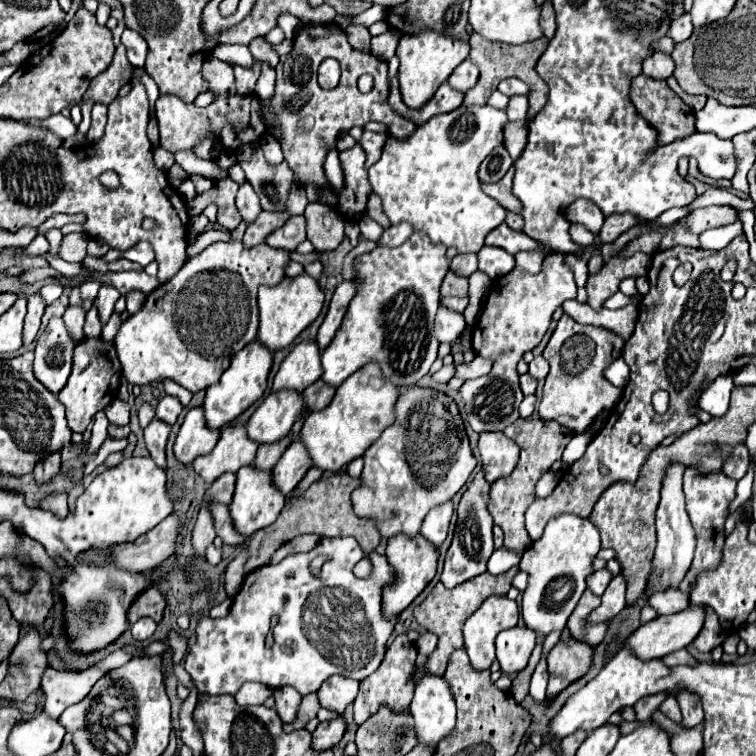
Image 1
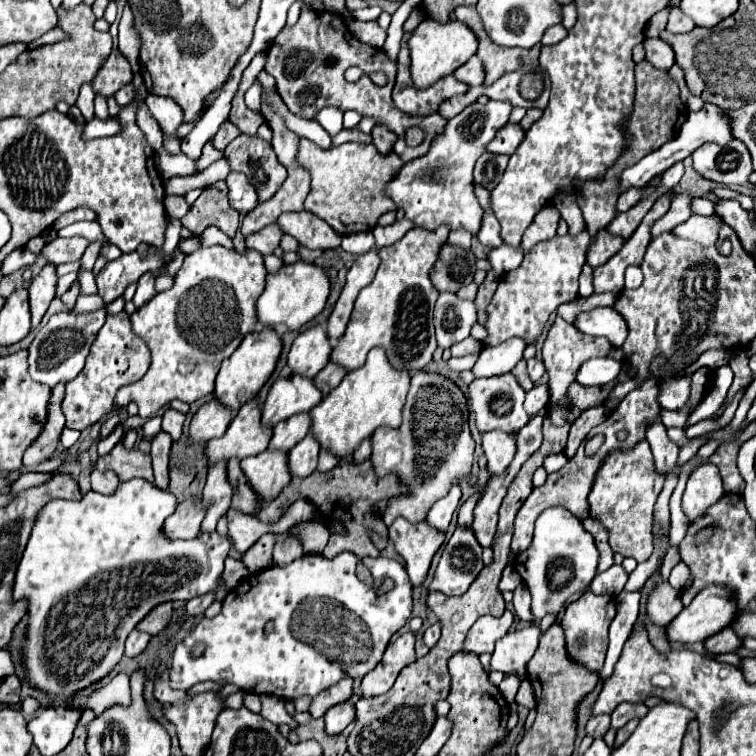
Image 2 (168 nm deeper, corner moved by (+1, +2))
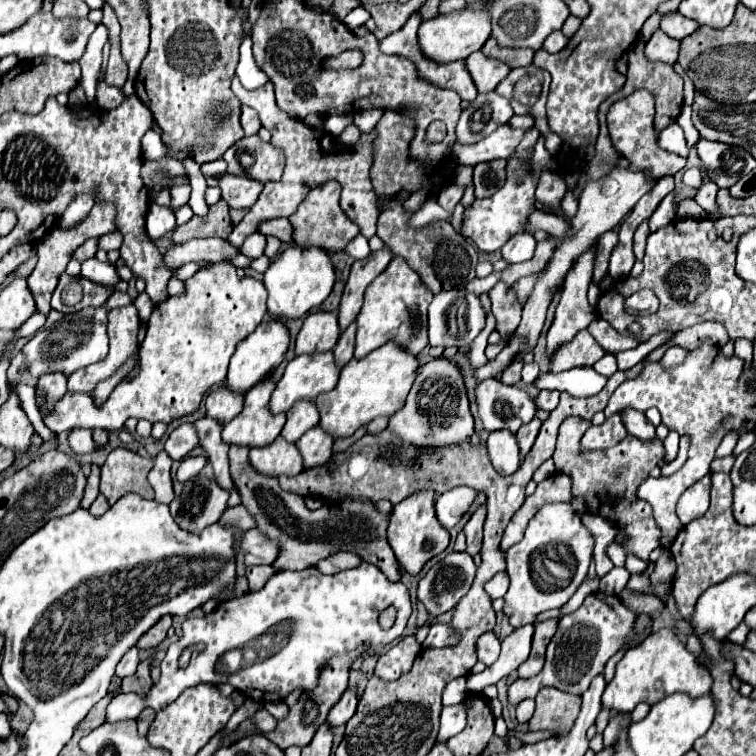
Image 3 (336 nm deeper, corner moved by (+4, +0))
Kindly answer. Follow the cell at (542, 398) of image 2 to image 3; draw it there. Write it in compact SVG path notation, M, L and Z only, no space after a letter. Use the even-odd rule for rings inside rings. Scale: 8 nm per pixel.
M540 391L538 399L536 399L536 407L544 409L544 411L554 411L558 405L558 395L556 391Z

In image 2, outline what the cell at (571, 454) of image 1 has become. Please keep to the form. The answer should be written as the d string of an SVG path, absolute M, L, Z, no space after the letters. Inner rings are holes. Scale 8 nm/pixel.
M557 453L557 455L549 455L549 457L545 459L543 467L547 469L547 473L555 473L555 471L559 471L567 461L569 461L569 459L567 459L565 453Z

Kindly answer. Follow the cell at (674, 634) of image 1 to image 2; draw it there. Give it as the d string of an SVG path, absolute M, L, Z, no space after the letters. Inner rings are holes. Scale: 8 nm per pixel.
M705 587L689 607L665 627L665 637L671 643L705 641L709 635L727 627L735 617L737 605L727 587Z

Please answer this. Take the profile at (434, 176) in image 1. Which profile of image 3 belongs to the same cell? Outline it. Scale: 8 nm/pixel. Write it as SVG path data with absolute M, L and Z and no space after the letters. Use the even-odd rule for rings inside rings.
M478 93L478 97L462 111L456 135L460 143L476 143L510 121L514 115L508 99L498 93Z

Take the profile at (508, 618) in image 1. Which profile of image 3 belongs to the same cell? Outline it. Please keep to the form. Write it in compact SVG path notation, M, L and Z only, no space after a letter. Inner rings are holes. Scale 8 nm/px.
M492 631L482 635L476 643L476 651L478 651L478 661L482 661L486 667L490 667L498 659L498 653L500 653L498 637Z

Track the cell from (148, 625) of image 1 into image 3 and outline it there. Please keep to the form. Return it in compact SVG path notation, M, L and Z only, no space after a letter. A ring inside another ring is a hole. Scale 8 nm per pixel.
M132 647L132 649L128 651L128 655L124 655L124 657L120 659L120 663L118 663L118 667L116 667L116 677L118 677L118 679L124 679L124 677L128 677L128 675L134 675L138 663L140 663L140 659L138 659L138 649Z

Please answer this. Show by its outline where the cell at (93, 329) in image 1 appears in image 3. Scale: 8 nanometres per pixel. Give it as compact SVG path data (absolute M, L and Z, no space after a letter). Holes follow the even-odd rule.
M86 307L74 315L66 315L50 329L38 331L22 349L30 373L34 377L42 377L44 373L52 371L62 371L64 375L70 375L80 367L88 367L104 359L108 355L108 311L108 307Z

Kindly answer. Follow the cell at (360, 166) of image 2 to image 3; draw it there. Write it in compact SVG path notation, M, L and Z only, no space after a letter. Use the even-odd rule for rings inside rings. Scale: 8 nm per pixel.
M330 181L326 185L320 185L316 189L312 189L306 199L298 205L296 213L290 217L292 223L292 239L294 243L302 245L302 247L310 247L310 245L318 245L322 249L326 249L328 253L338 253L344 251L344 247L358 235L358 225L354 225L340 209L338 205L340 199L340 185L336 181Z

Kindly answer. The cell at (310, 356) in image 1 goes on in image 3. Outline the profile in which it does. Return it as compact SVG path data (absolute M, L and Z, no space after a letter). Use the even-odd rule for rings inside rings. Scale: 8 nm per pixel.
M318 311L306 317L298 337L296 337L296 355L314 355L328 349L334 349L340 337L338 317L328 311Z

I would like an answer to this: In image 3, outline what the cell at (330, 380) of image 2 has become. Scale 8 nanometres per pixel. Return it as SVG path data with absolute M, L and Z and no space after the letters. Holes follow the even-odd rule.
M356 321L350 323L342 331L342 335L340 335L340 339L338 339L336 347L334 347L334 357L336 357L336 363L340 367L344 367L354 355L354 337L356 337Z

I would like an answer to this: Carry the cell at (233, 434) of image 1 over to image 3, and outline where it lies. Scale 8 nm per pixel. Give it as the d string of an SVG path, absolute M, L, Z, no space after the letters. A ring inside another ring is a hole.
M266 379L256 383L246 393L242 413L224 425L222 439L228 445L234 443L246 447L264 447L280 435L286 423L286 415L272 415L268 411L268 401L274 389L276 383Z

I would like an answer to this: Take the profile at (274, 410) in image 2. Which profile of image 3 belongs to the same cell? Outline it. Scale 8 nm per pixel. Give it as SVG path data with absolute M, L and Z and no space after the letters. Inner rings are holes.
M326 351L326 353L316 353L316 355L298 355L294 357L282 379L278 381L276 385L276 391L272 393L272 399L270 399L270 411L272 413L282 413L282 411L288 411L296 401L300 399L306 399L306 401L314 401L320 393L326 393L326 391L332 391L338 383L338 377L340 377L340 367L334 363L334 355L332 351Z

